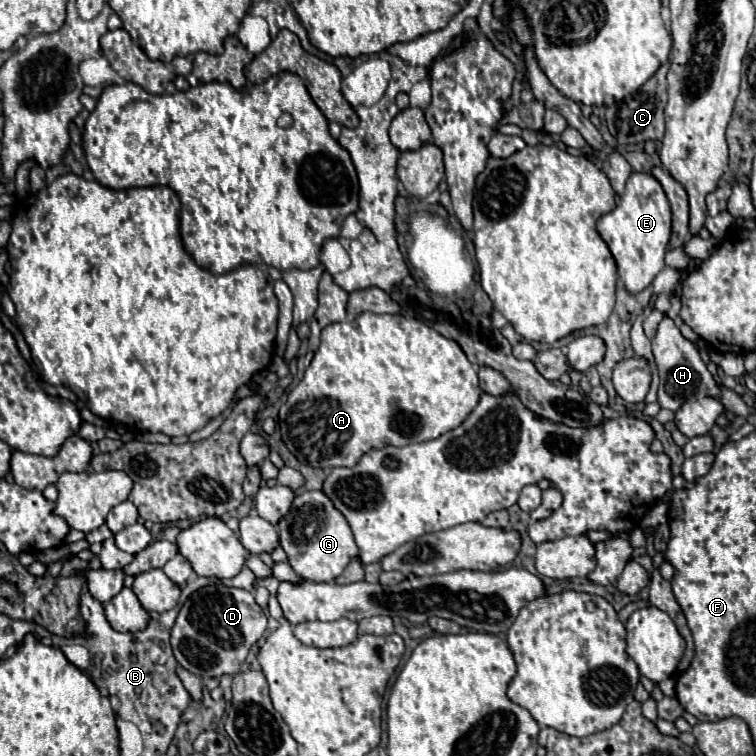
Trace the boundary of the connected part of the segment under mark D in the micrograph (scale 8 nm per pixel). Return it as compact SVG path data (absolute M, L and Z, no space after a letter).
M210 584L194 592L178 612L172 628L172 650L180 666L200 678L220 678L222 674L238 674L252 644L266 630L264 610L254 602L252 592Z

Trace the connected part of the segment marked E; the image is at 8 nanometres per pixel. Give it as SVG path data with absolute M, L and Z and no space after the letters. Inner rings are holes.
M634 172L626 182L620 206L598 220L598 232L616 260L618 276L626 290L638 294L648 288L656 274L666 266L664 254L670 240L670 204L660 182L650 174Z

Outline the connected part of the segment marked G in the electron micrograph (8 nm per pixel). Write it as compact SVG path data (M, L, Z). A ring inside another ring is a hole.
M320 490L302 492L296 496L288 514L276 524L276 532L280 536L280 546L284 548L288 562L296 564L296 568L304 568L306 580L332 582L344 572L350 558L358 554L358 546L346 518Z

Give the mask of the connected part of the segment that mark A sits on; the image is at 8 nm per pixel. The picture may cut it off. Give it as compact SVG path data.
M364 312L350 322L330 324L322 330L320 348L304 378L280 406L278 424L286 448L298 462L322 470L336 466L352 468L372 448L426 442L458 428L478 404L480 394L476 368L454 340L444 338L416 318Z

